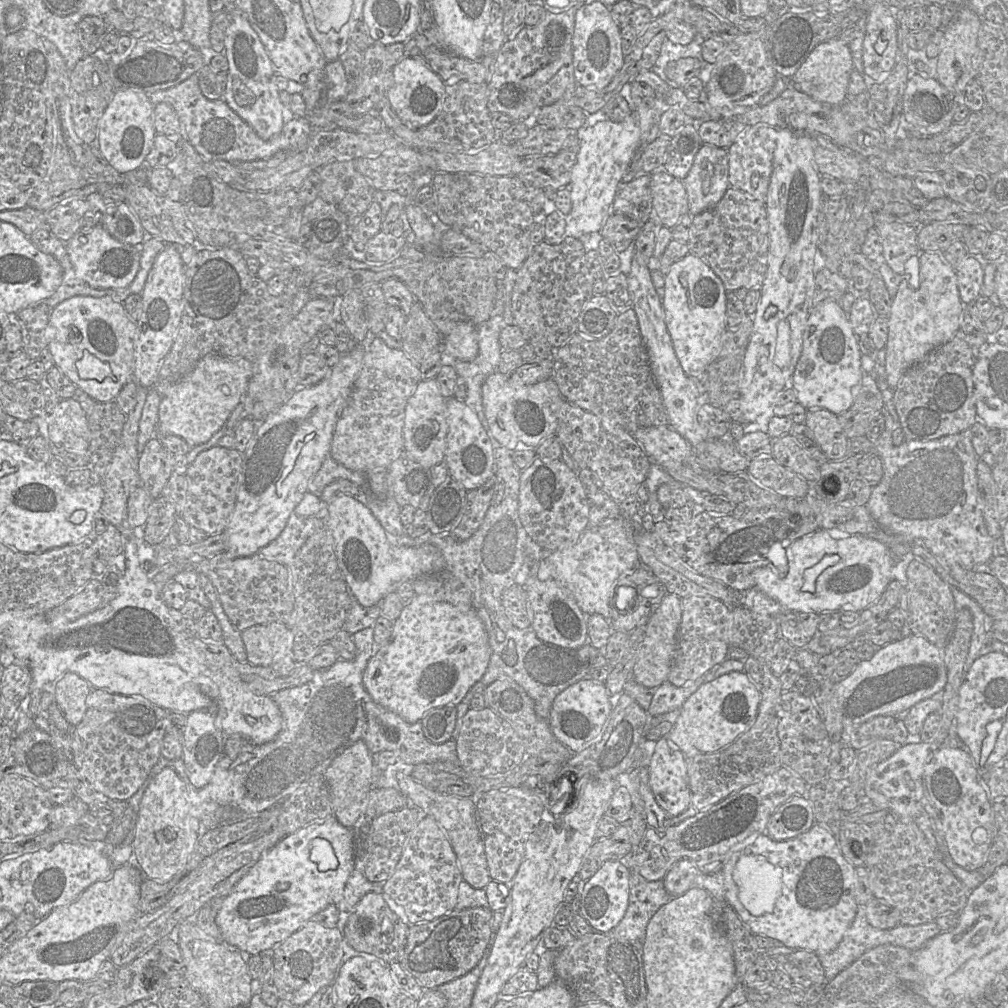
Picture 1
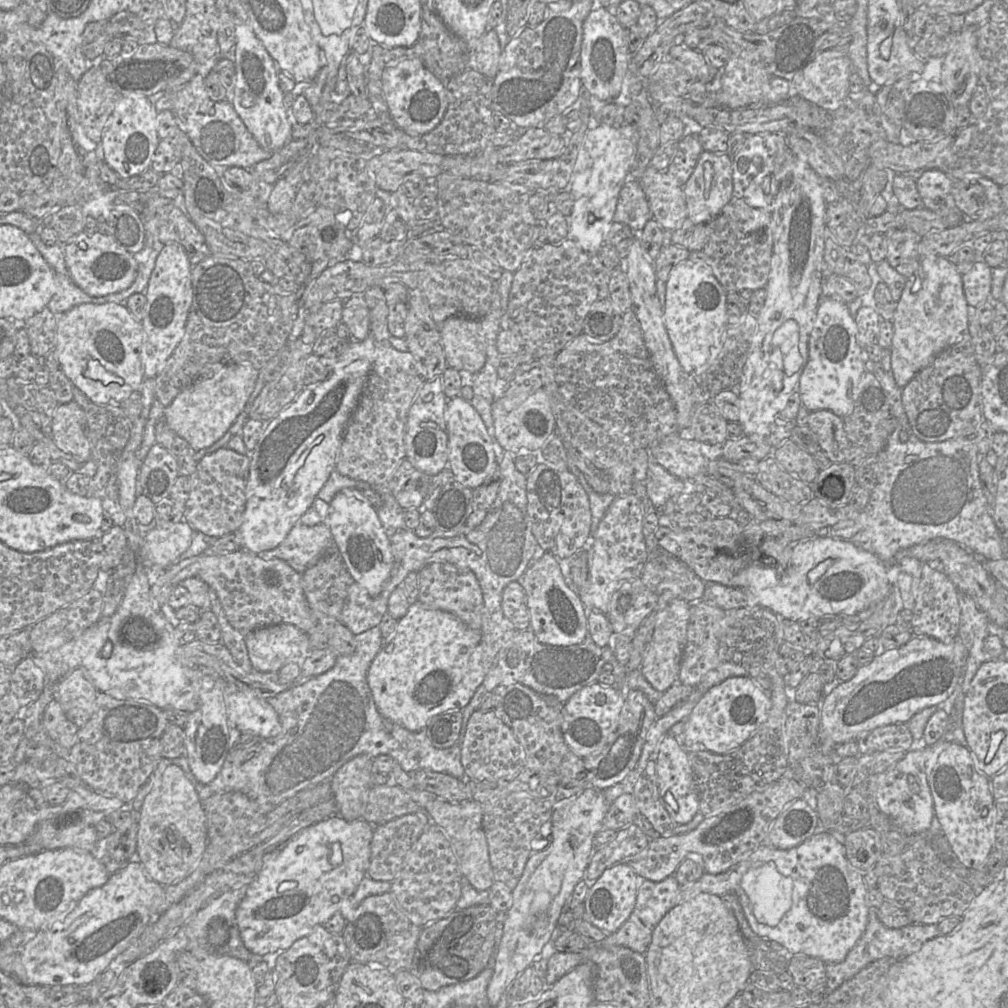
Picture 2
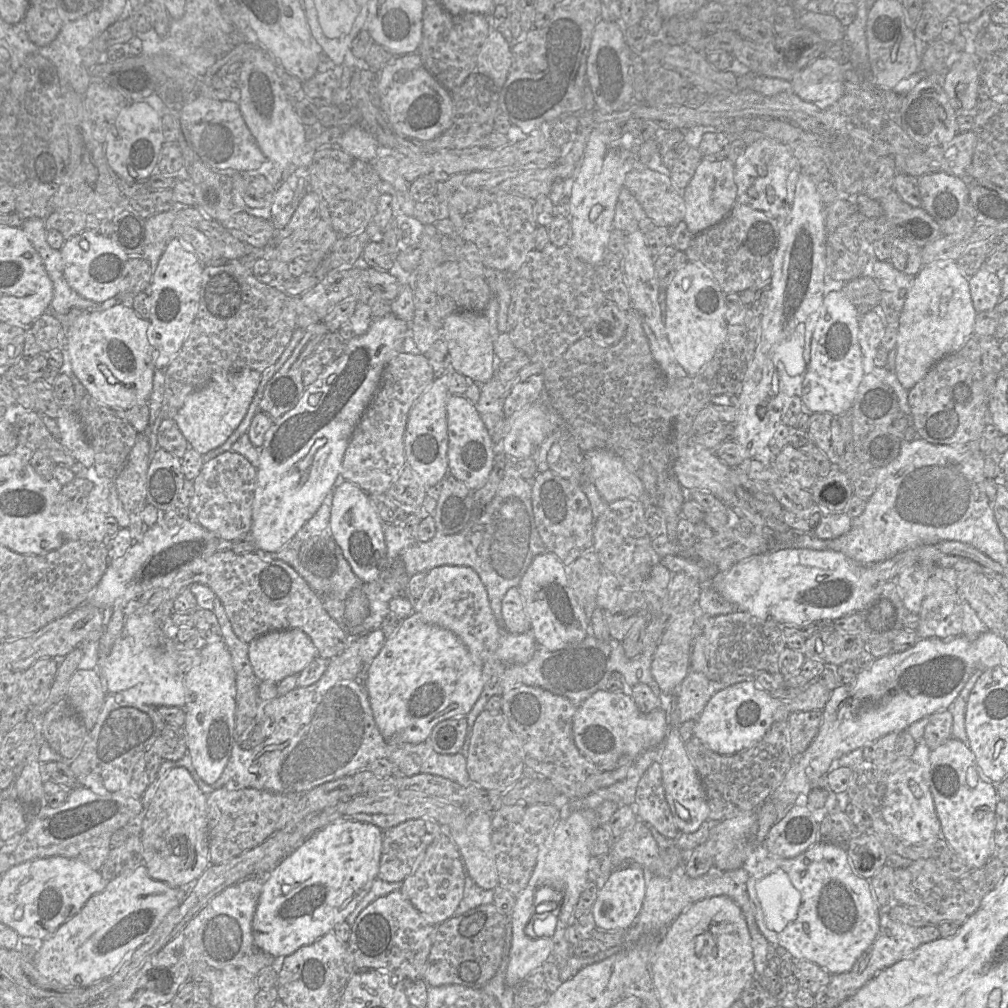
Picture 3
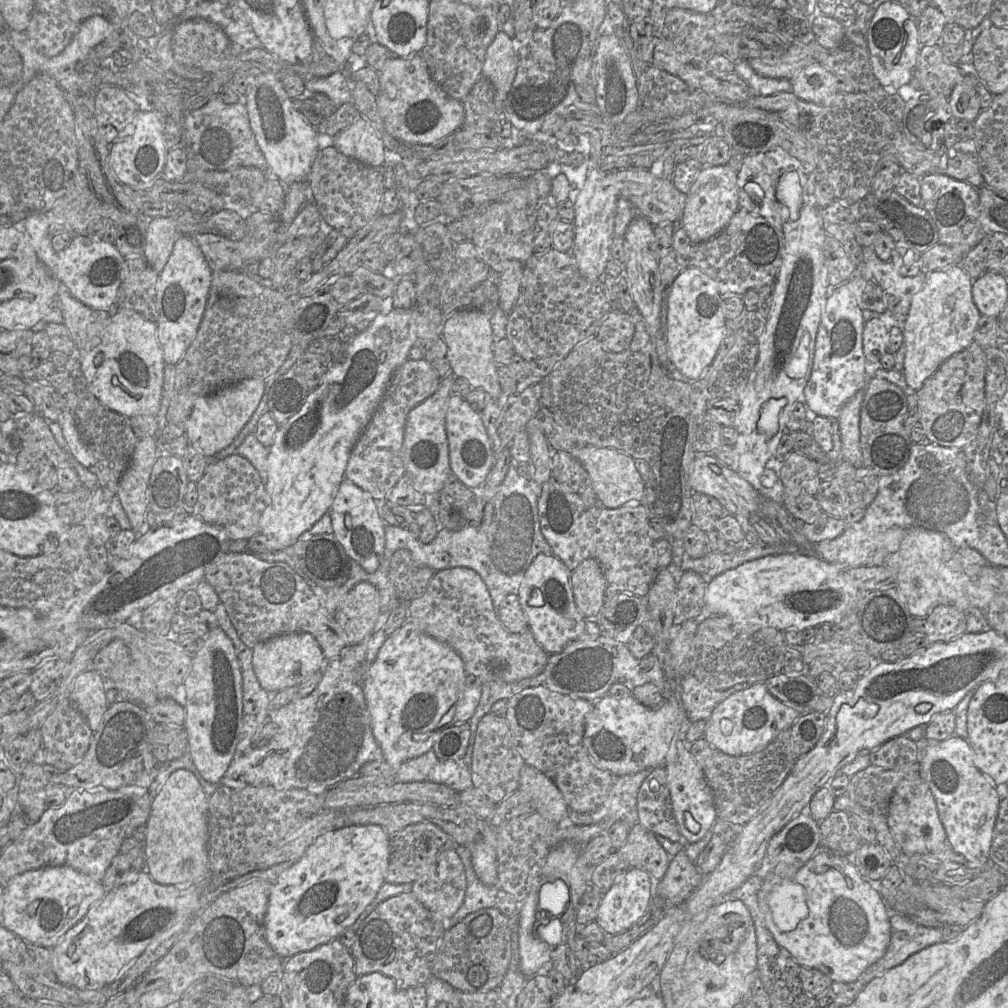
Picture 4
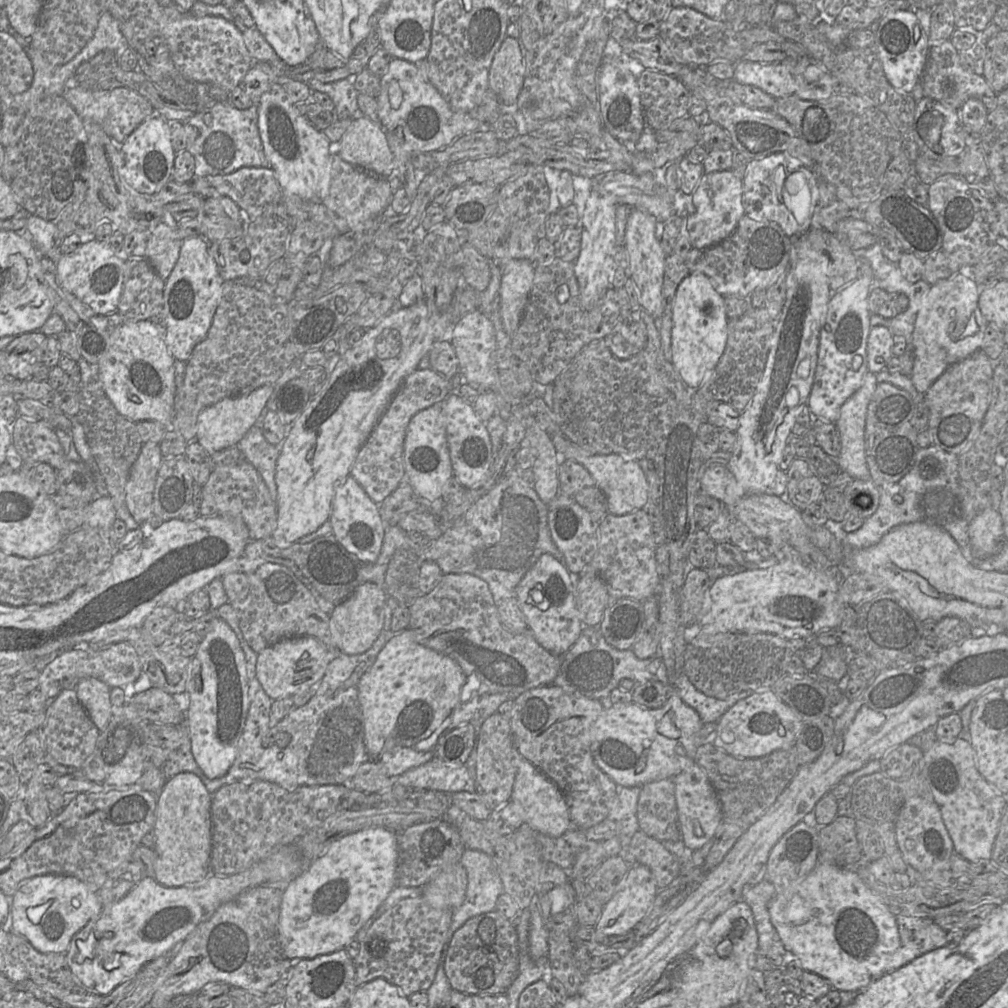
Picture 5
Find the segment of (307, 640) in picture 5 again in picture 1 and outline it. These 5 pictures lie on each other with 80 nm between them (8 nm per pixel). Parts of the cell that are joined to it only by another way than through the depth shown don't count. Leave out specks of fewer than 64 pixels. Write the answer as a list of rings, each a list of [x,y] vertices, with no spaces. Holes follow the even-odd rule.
[[[281,622],[254,625],[241,632],[247,662],[271,667],[273,662],[292,654],[293,633]]]

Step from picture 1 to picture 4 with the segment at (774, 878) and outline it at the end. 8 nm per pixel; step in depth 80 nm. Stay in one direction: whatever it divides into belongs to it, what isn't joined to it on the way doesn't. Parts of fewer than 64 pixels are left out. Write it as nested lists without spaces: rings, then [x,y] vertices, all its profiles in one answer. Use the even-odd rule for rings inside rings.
[[[783,878],[768,895],[773,920],[779,930],[790,930],[807,914],[802,888],[793,878]]]

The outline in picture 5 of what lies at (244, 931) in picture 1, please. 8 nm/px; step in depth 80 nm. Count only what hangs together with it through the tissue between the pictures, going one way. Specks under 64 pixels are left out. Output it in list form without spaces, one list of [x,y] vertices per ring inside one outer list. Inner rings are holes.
[[[372,827],[331,843],[282,893],[278,937],[291,961],[345,949],[396,886],[398,834]]]

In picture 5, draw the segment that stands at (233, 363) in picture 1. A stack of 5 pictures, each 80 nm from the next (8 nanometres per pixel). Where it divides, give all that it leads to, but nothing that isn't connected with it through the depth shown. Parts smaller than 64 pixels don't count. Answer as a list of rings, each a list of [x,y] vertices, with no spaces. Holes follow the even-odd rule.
[[[273,384],[261,386],[245,395],[237,395],[204,408],[197,418],[196,441],[209,455],[235,446],[247,431],[255,424],[274,390]]]

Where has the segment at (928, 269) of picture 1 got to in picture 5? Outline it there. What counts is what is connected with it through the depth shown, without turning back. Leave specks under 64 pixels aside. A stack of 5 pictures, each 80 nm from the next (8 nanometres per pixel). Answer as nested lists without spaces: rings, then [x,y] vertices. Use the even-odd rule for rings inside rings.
[[[960,271],[931,285],[912,334],[914,362],[910,378],[920,393],[925,393],[949,366],[980,350],[988,322],[978,306],[979,293],[974,279]]]

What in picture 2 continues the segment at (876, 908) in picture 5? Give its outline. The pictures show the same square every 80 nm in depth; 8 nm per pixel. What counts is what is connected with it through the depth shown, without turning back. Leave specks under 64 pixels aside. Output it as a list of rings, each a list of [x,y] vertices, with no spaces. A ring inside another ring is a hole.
[[[829,831],[816,832],[788,850],[763,844],[743,860],[751,863],[748,870],[774,862],[778,871],[793,881],[792,907],[773,927],[758,922],[748,896],[737,886],[735,893],[751,930],[761,938],[780,943],[792,954],[817,957],[824,963],[844,961],[866,929],[869,908],[865,902],[867,887],[863,873],[848,861],[842,838]]]

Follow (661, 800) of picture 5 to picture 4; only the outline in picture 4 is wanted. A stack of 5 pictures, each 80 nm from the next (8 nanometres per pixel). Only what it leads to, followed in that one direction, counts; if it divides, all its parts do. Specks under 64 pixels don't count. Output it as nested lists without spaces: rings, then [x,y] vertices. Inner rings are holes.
[[[663,766],[649,770],[638,791],[637,810],[638,822],[655,835],[661,835],[673,842],[683,842]]]

